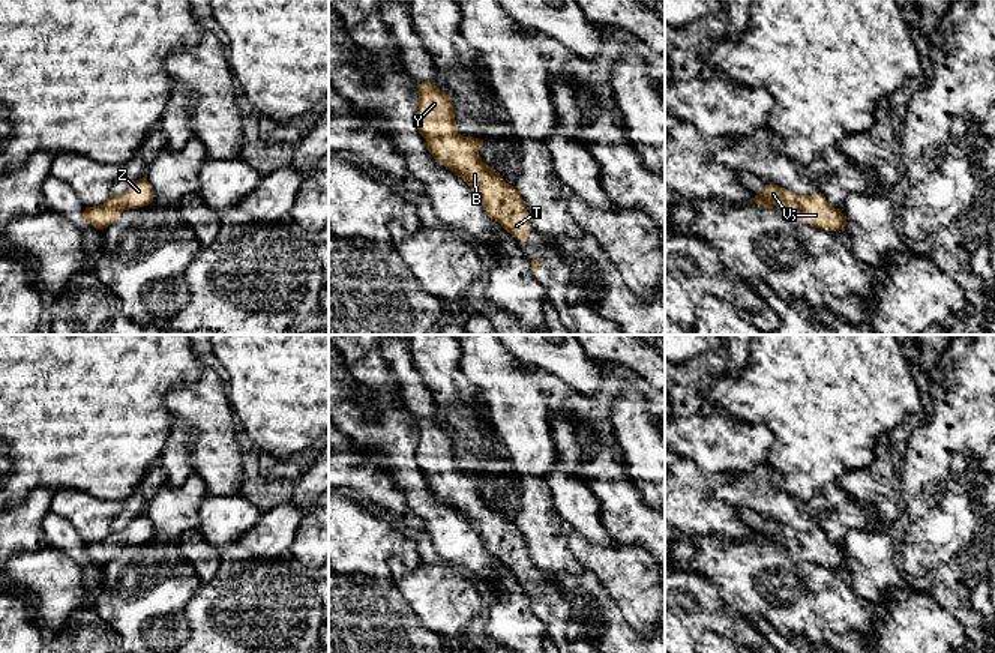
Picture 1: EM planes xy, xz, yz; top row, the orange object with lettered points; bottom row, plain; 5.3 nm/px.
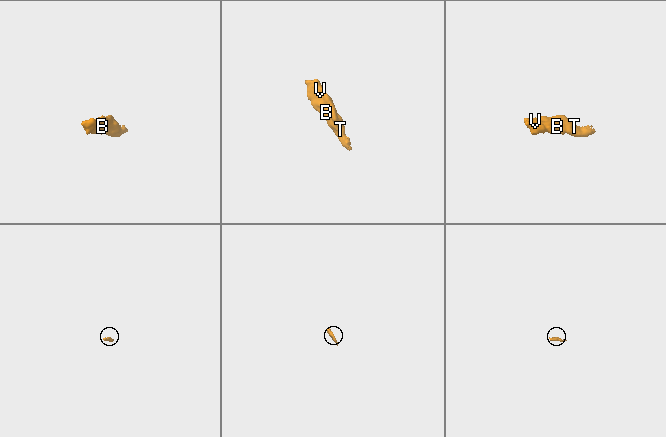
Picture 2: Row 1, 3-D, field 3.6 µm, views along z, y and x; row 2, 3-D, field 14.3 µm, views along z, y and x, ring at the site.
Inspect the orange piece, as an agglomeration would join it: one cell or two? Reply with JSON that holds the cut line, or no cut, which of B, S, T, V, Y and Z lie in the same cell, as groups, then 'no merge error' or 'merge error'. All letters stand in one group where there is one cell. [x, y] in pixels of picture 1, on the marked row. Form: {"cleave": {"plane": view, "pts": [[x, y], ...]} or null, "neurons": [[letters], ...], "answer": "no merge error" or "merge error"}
{"cleave": null, "neurons": [["B", "S", "T", "V", "Y", "Z"]], "answer": "no merge error"}

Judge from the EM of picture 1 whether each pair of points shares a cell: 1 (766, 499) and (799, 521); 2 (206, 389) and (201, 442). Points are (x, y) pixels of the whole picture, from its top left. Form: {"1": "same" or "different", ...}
{"1": "same", "2": "same"}

